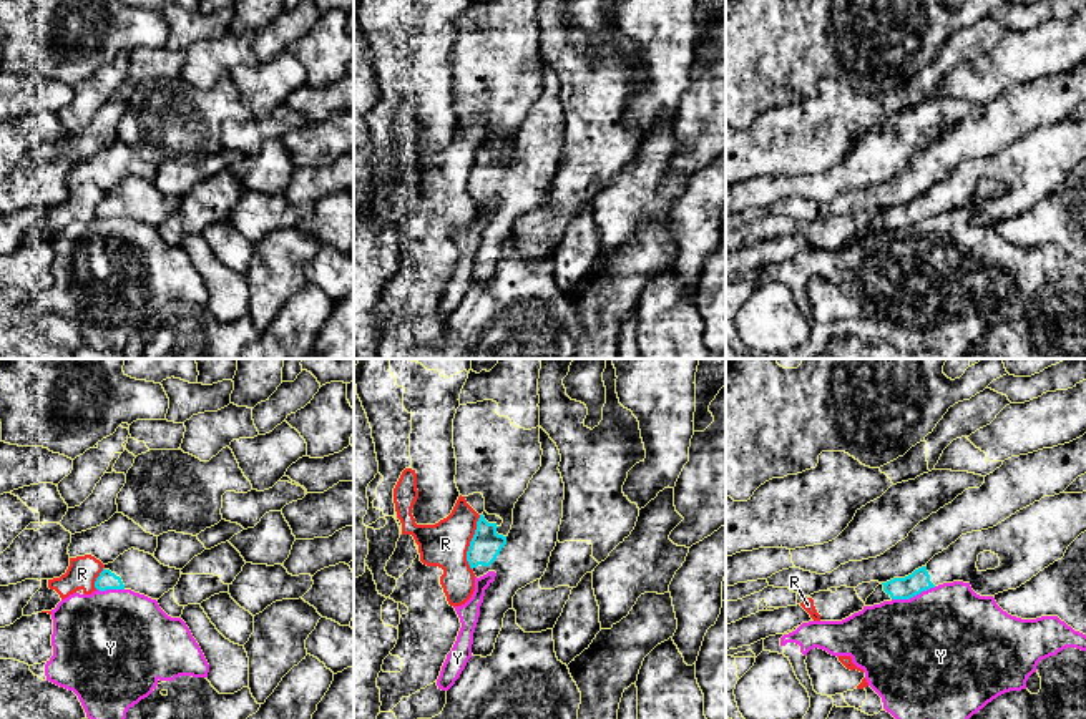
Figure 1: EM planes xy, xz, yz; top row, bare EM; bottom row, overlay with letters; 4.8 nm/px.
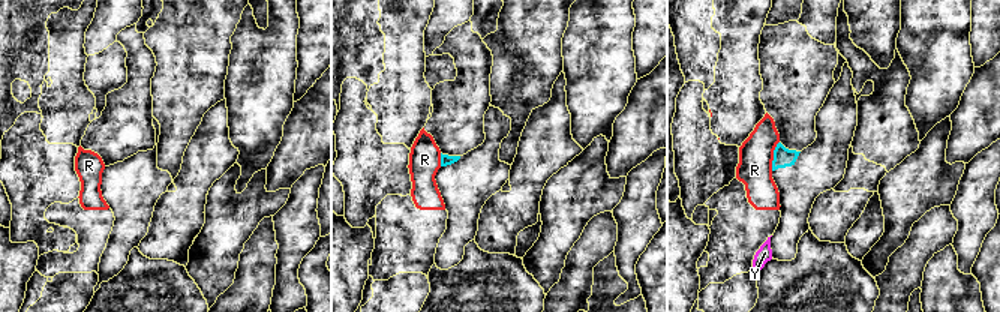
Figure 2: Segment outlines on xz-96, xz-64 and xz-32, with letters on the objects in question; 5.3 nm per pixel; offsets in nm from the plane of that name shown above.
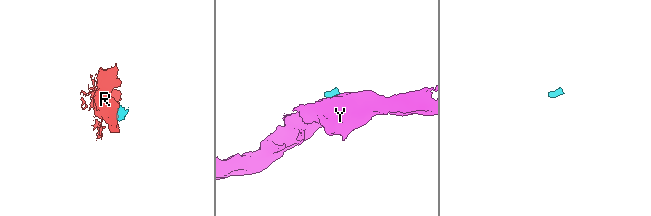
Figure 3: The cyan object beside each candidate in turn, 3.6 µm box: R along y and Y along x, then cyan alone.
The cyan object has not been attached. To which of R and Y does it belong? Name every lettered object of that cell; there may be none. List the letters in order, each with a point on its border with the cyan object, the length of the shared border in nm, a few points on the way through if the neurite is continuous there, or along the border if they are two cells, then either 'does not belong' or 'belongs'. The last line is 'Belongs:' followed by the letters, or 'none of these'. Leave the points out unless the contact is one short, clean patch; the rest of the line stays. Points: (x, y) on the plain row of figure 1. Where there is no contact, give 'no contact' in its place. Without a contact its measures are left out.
R: contact xz (470, 171); length 280 nm; border xz (480, 143), (467, 180), (467, 191), (472, 198); does not belong
Y: contact yz (914, 223); length 220 nm; border yz (935, 215), (909, 226), (892, 228); does not belong
Belongs: none of these

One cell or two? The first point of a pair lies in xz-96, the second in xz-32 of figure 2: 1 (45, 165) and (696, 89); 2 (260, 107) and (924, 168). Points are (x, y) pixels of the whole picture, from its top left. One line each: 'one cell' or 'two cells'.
1: one cell
2: two cells

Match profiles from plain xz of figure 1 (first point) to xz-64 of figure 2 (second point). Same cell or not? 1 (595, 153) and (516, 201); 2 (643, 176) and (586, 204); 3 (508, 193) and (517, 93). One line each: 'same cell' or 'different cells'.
1: same cell
2: same cell
3: different cells

